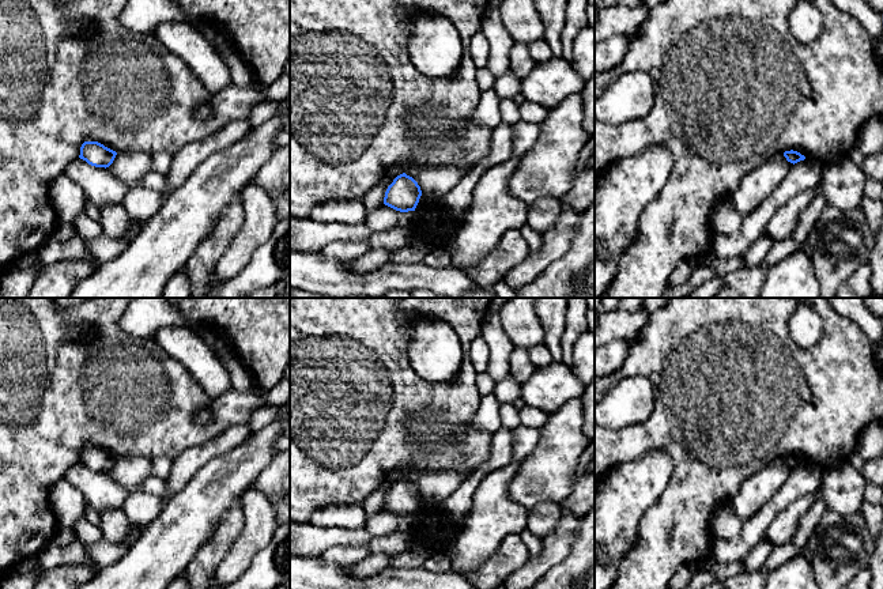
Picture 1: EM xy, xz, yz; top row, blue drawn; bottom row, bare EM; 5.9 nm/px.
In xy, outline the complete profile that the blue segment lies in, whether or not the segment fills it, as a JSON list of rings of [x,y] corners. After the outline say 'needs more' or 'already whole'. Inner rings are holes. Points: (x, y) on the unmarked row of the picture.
[[[84,446],[80,452],[79,462],[95,472],[109,472],[117,457],[98,446]]] | already whole

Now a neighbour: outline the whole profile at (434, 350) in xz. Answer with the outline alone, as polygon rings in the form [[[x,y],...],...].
[[[420,320],[411,332],[407,356],[411,367],[429,382],[453,378],[464,358],[453,328],[439,320]]]

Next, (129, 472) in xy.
[[[117,457],[113,468],[106,473],[129,494],[140,491],[141,483],[152,476],[151,460],[147,457]]]

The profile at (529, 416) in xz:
[[[524,405],[521,409],[518,409],[518,412],[520,412],[521,426],[532,428],[540,428],[548,418],[548,414],[546,414],[539,408],[533,408],[531,405]]]

